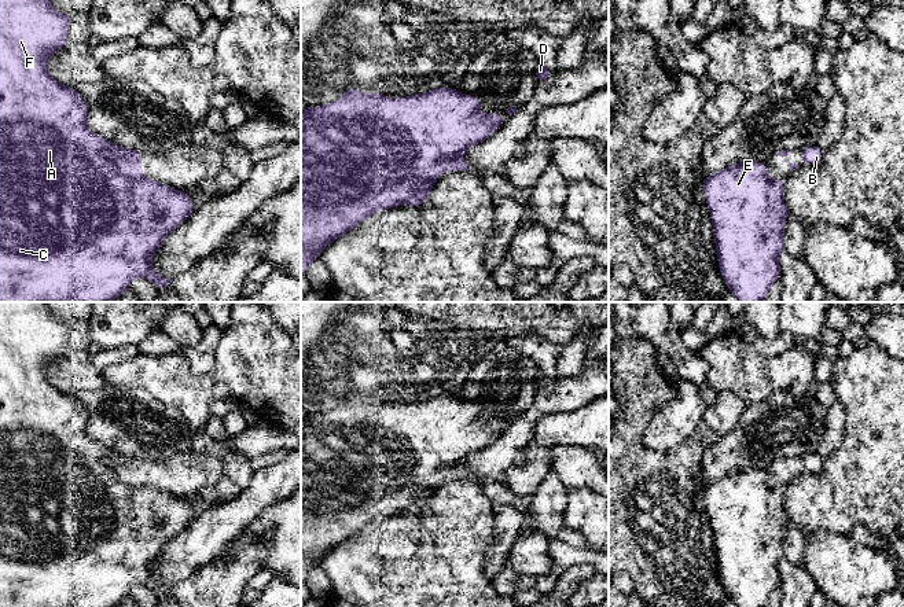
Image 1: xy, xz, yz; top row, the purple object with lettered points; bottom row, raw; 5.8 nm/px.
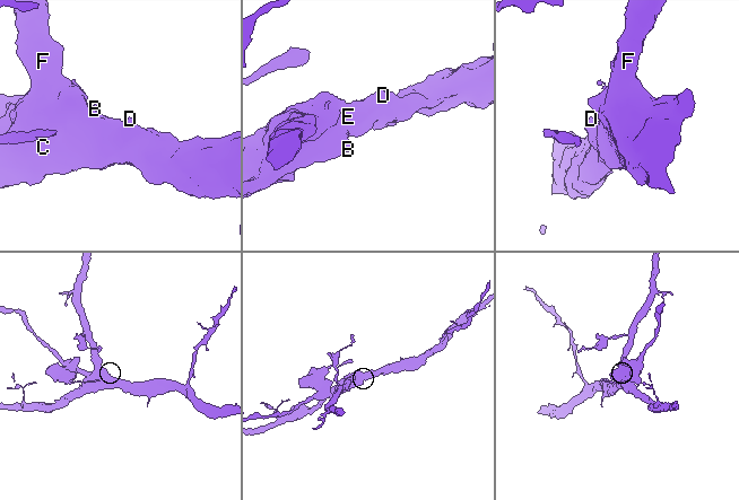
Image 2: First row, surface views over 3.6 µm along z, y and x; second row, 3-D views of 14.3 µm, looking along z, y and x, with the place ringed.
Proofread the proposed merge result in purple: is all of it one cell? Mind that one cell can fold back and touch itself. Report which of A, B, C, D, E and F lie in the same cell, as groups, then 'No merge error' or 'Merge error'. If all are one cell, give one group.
Groups: A C D E F / B. Merge error

